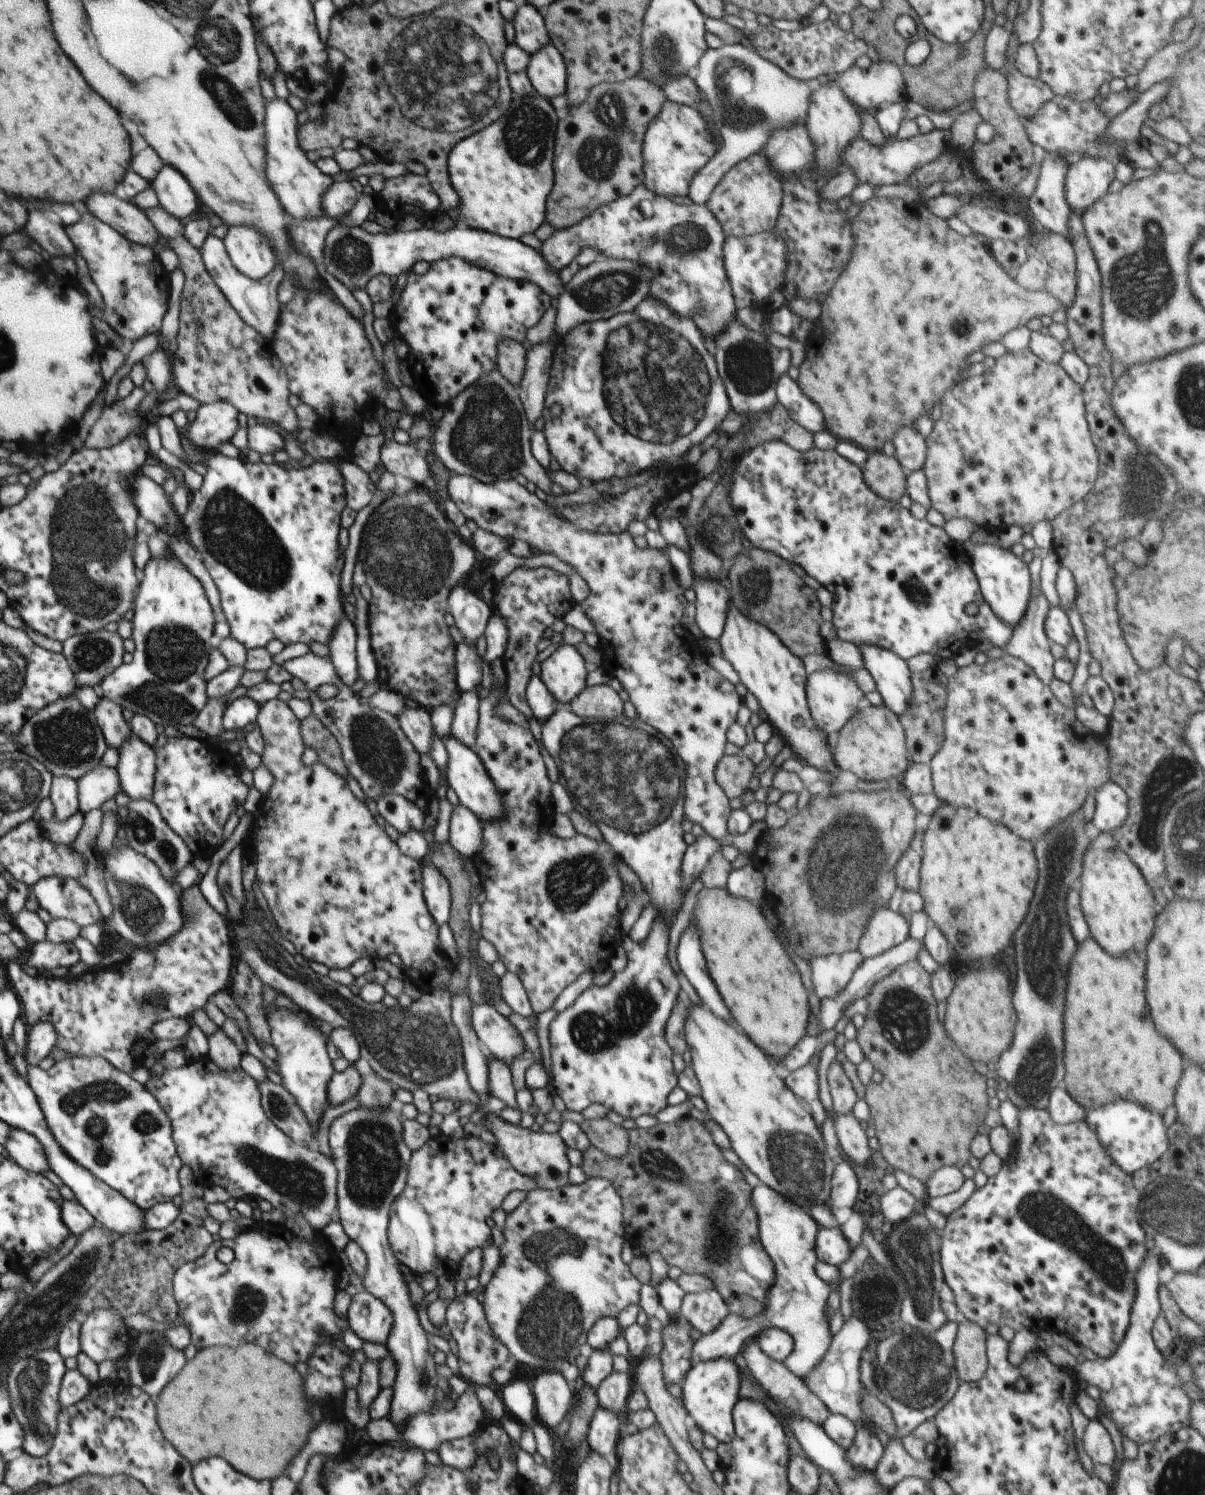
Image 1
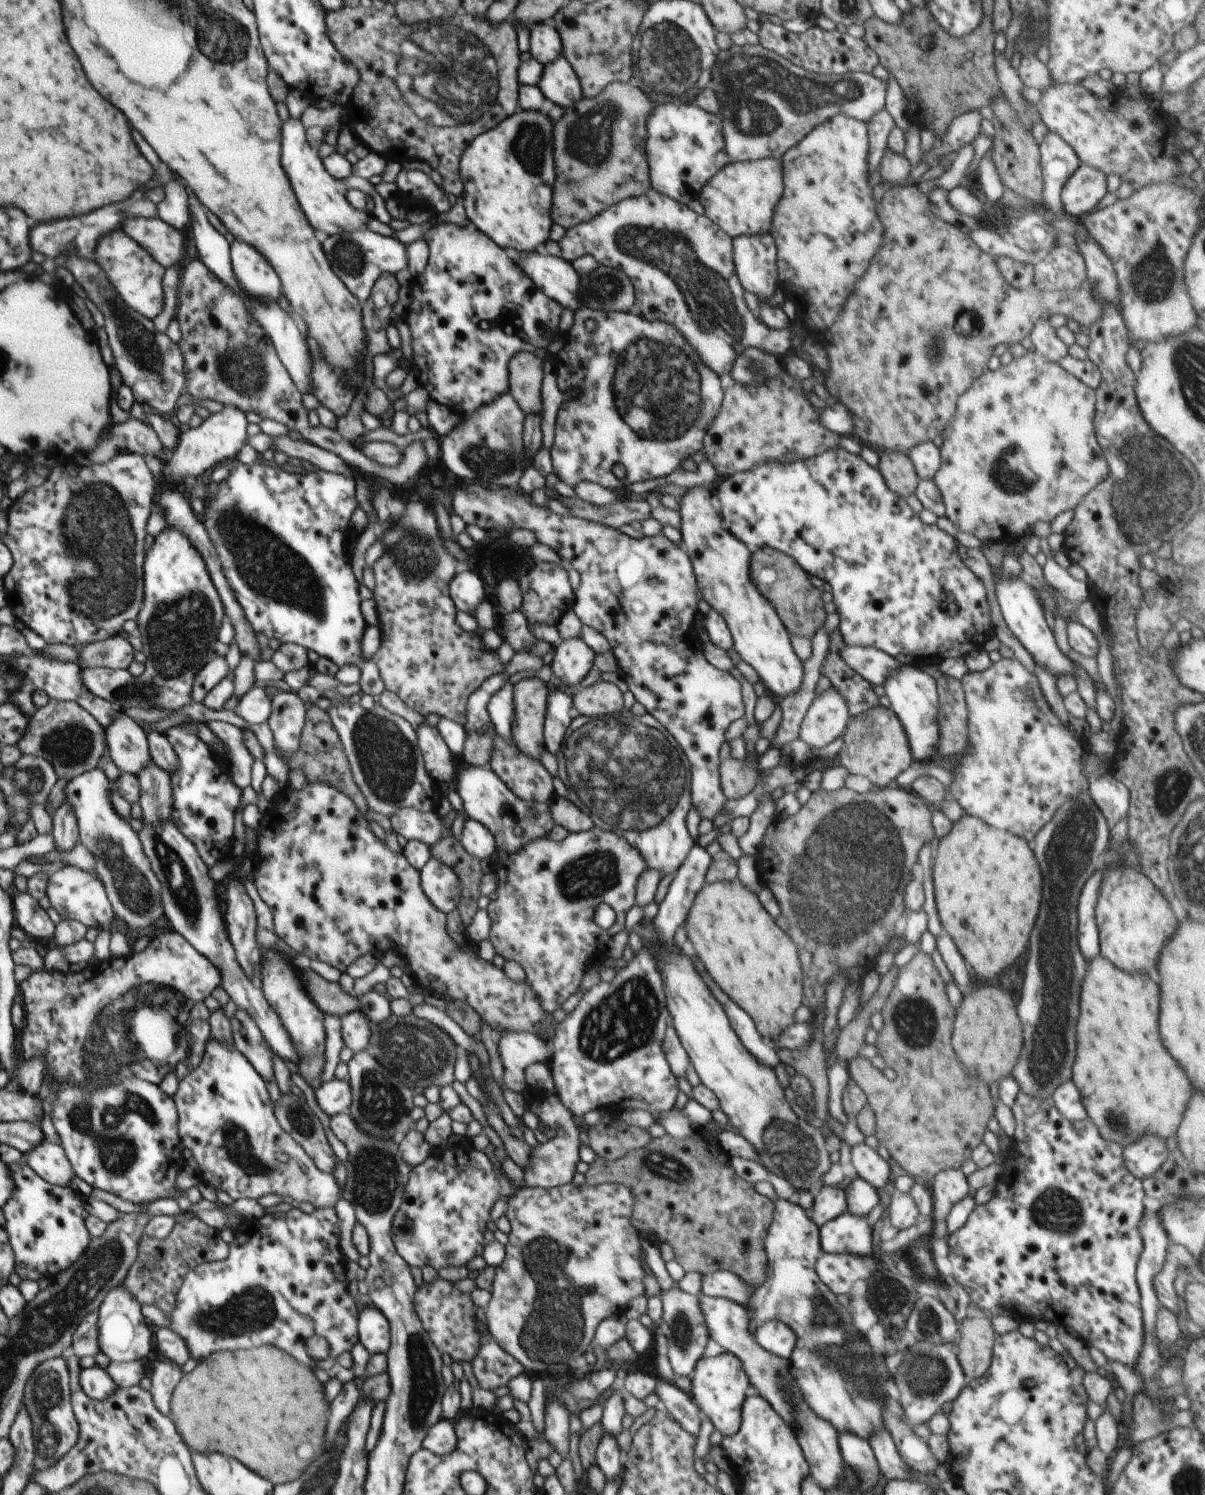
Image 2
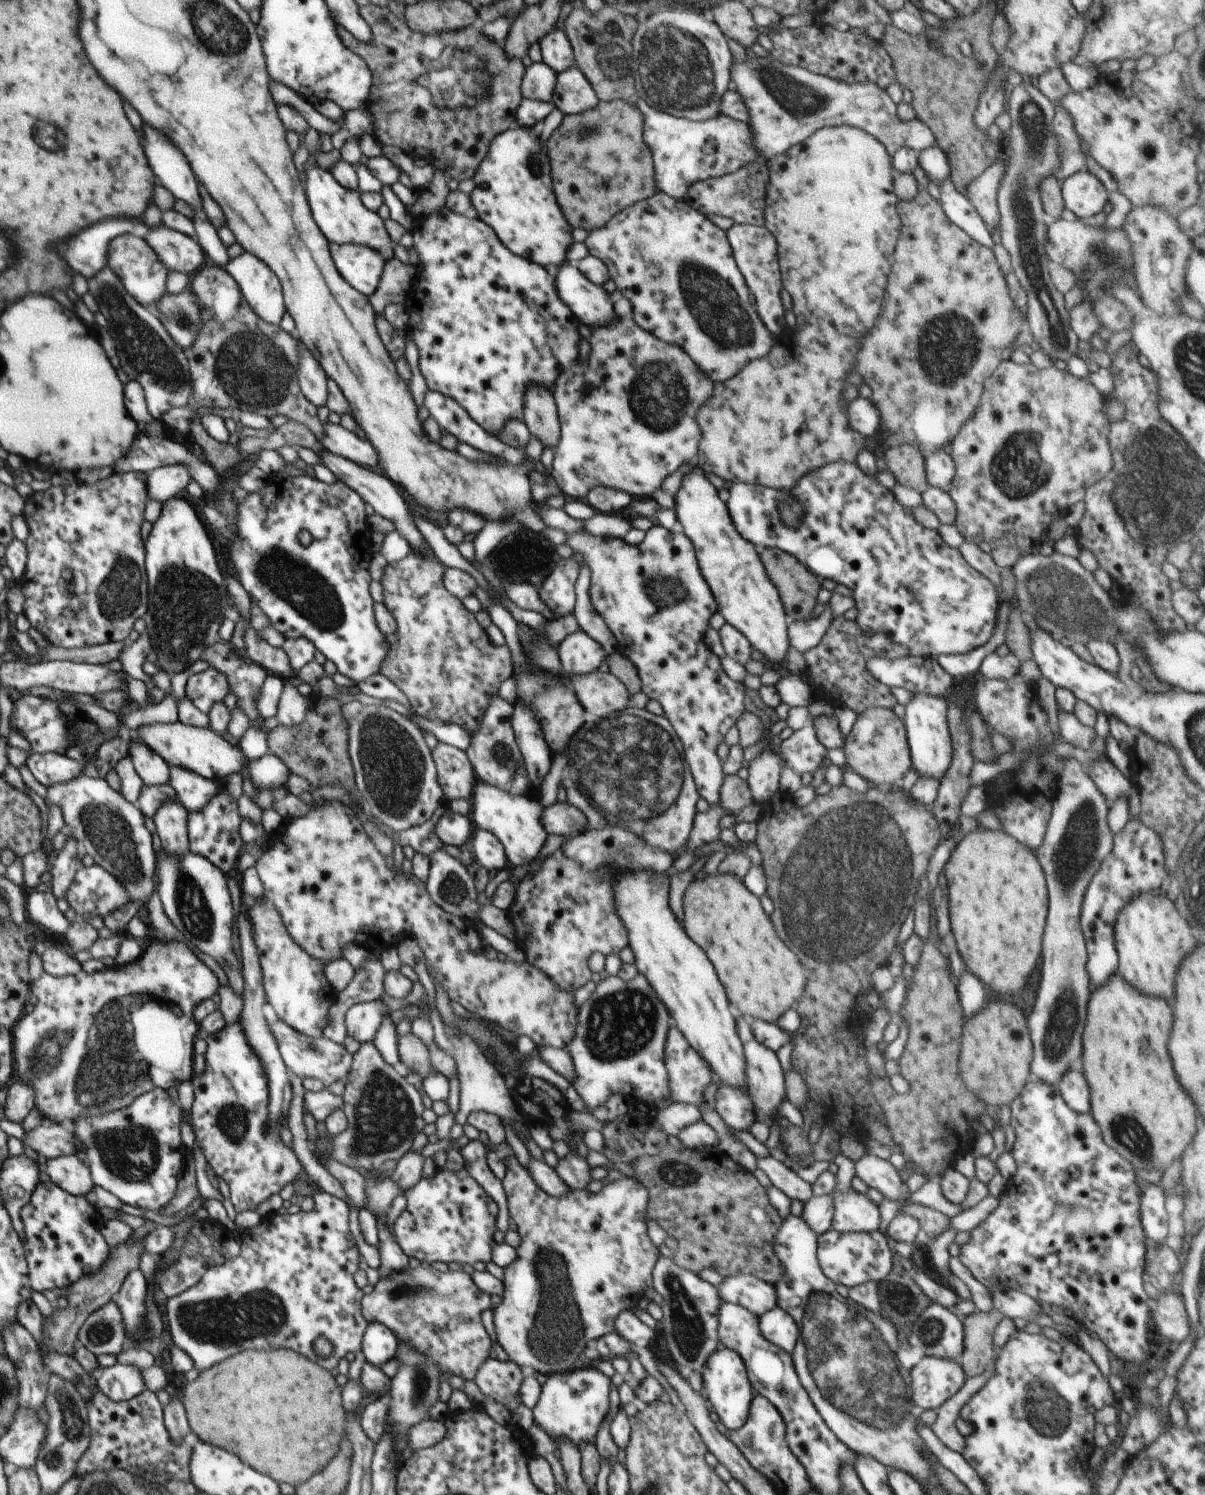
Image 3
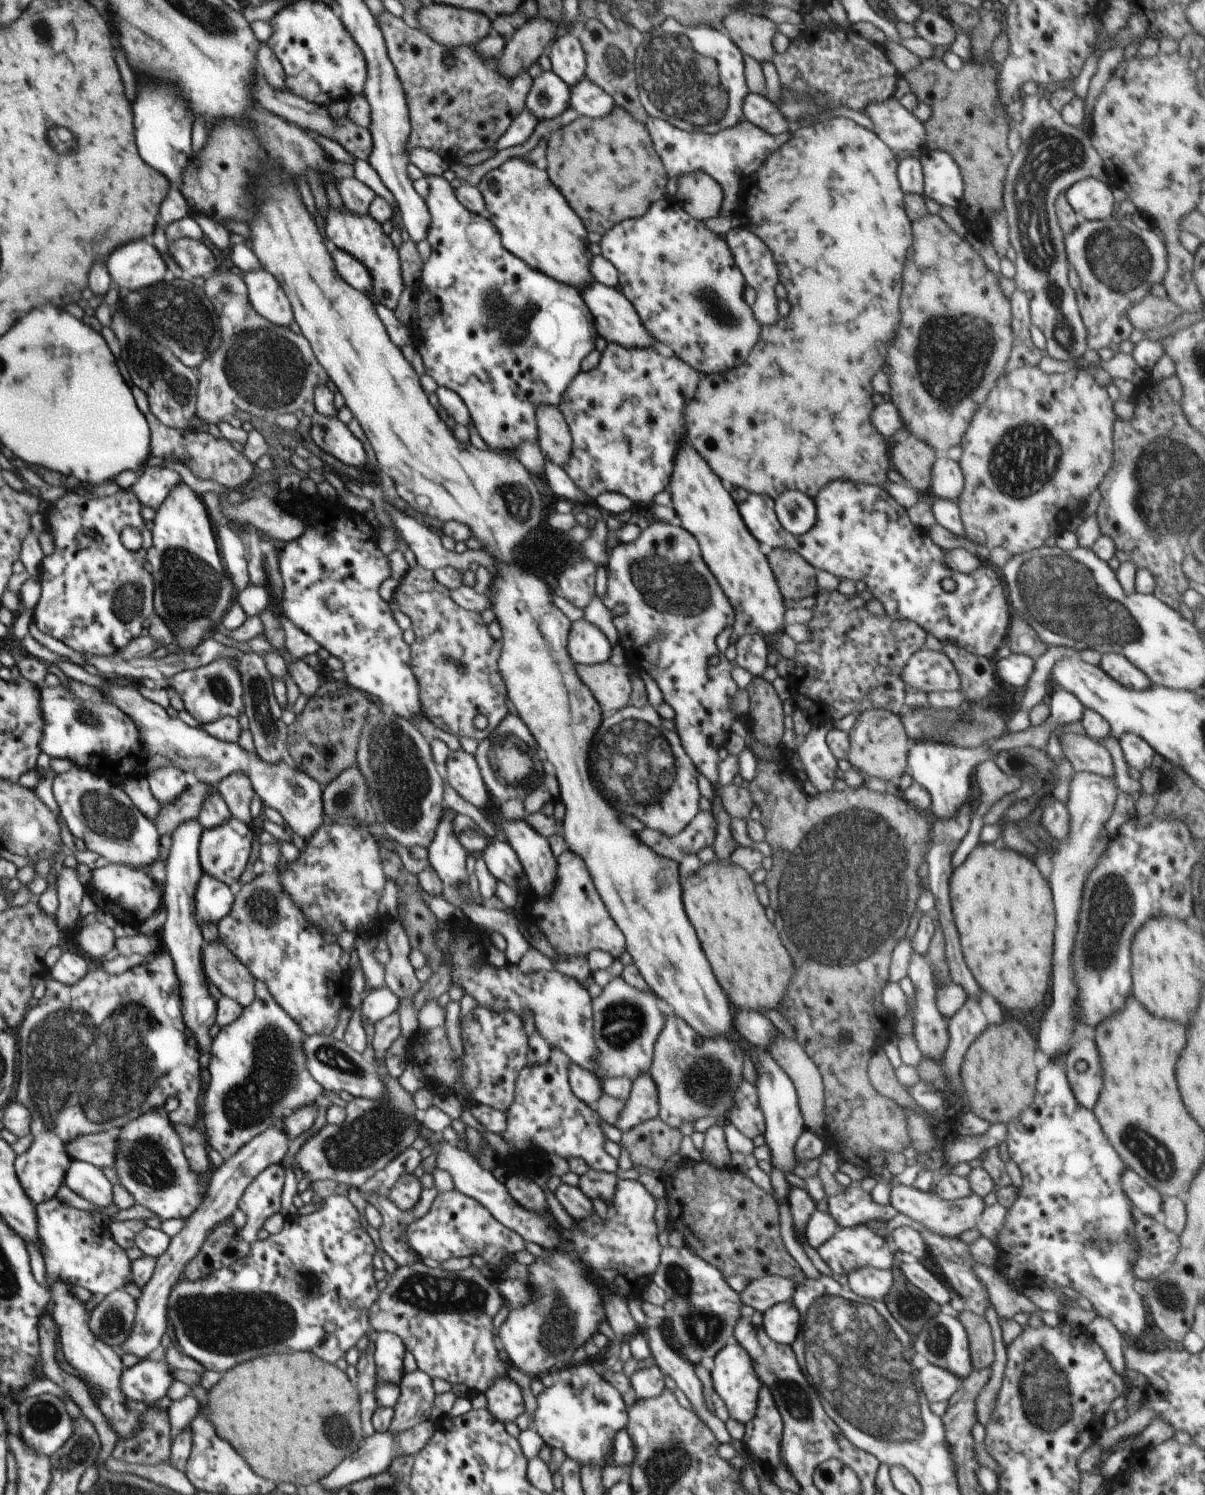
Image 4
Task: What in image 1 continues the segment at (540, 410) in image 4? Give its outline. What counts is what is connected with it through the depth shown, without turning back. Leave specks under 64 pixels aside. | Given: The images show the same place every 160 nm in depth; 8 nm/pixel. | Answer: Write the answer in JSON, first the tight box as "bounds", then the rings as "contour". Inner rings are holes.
{"bounds":[496,340,526,387],"contour":[[[500,340],[496,346],[498,352],[497,369],[514,386],[519,387],[526,368],[526,350],[516,340]]]}

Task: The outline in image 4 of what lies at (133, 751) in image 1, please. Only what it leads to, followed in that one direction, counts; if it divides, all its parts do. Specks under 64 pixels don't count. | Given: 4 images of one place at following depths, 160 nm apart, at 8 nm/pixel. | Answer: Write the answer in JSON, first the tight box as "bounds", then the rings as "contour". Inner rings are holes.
{"bounds":[159,819,217,1052],"contour":[[[196,819],[183,822],[173,833],[172,847],[165,860],[167,878],[163,886],[162,907],[166,907],[168,916],[166,922],[159,929],[161,944],[168,948],[175,966],[175,974],[180,983],[181,1013],[184,1024],[195,1039],[199,1052],[208,1052],[211,1049],[213,1038],[208,1033],[210,1027],[216,1023],[217,1001],[210,995],[208,984],[202,966],[202,945],[206,942],[202,937],[196,910],[196,891],[203,875],[199,859],[199,842],[203,833],[201,824]]]}

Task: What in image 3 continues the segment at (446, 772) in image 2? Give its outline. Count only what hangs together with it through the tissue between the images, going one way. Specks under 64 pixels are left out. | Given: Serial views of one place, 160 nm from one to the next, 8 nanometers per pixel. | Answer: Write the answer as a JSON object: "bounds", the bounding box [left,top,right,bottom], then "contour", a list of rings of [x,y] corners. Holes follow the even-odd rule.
{"bounds":[431,742,477,802],"contour":[[[439,742],[437,748],[431,753],[446,802],[455,798],[471,800],[477,778],[466,752]]]}

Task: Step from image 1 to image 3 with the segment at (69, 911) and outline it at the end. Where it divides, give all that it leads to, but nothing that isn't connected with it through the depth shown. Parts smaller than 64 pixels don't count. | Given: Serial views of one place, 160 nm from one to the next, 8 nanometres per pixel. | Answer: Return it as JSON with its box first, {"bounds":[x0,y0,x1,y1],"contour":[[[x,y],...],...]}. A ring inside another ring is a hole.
{"bounds":[65,865,131,918],"contour":[[[100,865],[83,866],[74,877],[65,899],[78,917],[91,912],[104,918],[107,914],[128,904],[131,898],[124,885]]]}

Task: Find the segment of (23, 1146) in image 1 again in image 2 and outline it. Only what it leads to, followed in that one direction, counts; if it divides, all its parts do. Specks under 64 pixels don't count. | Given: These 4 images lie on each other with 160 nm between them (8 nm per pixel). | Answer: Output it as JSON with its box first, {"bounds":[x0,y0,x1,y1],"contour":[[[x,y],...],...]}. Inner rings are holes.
{"bounds":[27,1140,75,1187],"contour":[[[44,1140],[27,1156],[28,1166],[46,1182],[59,1187],[69,1187],[75,1172],[66,1151],[58,1144]]]}

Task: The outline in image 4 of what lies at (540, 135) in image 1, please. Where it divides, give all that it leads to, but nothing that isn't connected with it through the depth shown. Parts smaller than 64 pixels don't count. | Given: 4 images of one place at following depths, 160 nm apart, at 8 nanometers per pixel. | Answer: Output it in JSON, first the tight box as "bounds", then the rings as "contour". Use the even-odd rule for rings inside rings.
{"bounds":[477,157,596,290],"contour":[[[525,157],[523,162],[514,158],[490,170],[482,177],[477,187],[491,214],[489,219],[500,232],[501,241],[506,250],[514,253],[514,256],[534,270],[539,270],[559,283],[576,287],[578,290],[585,289],[596,282],[590,270],[590,263],[594,256],[588,249],[589,230],[585,227],[581,216],[568,204],[562,191],[550,180],[547,171],[536,168],[534,163],[528,163]]]}

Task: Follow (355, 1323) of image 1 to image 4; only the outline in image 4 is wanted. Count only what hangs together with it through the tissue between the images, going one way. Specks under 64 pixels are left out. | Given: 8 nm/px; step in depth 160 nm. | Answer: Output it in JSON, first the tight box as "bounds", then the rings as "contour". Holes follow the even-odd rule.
{"bounds":[371,1331,408,1386],"contour":[[[390,1331],[374,1333],[371,1338],[375,1342],[375,1365],[377,1384],[400,1386],[405,1372],[404,1357],[408,1351],[403,1340]]]}

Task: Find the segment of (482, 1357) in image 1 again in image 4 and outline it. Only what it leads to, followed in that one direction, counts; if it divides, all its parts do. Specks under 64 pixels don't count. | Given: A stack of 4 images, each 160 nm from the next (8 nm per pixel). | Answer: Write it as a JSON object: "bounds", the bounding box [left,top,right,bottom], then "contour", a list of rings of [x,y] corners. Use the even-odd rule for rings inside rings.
{"bounds":[484,1375,525,1424],"contour":[[[503,1375],[495,1380],[484,1394],[487,1398],[487,1409],[502,1424],[515,1422],[525,1412],[522,1389],[509,1376]]]}

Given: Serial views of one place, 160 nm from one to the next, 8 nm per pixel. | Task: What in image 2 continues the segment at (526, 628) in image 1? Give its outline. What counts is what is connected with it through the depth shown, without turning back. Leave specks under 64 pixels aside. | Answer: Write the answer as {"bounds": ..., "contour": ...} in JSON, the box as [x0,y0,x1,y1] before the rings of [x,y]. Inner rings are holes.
{"bounds":[511,561,575,760],"contour":[[[540,561],[519,581],[523,594],[523,602],[520,611],[527,618],[528,626],[534,623],[546,623],[556,625],[559,618],[569,610],[573,610],[575,590],[569,581],[569,574],[564,567],[556,563]],[[539,678],[522,679],[513,686],[514,720],[511,738],[526,756],[540,760],[545,748],[545,723],[548,688]]]}

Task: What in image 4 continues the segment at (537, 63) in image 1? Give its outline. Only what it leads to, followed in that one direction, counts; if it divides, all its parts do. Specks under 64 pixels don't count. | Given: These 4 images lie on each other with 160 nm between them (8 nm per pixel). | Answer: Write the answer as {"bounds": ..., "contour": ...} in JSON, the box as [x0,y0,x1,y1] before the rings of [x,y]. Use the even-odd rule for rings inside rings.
{"bounds":[569,78,618,119],"contour":[[[586,78],[571,88],[569,106],[588,119],[604,119],[618,108],[612,95]]]}

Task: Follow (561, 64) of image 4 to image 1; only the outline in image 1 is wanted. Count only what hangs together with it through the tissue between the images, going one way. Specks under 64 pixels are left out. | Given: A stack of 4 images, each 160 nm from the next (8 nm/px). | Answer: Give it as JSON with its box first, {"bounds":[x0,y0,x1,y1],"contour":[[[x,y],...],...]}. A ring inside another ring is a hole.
{"bounds":[513,5,550,55],"contour":[[[528,5],[520,7],[513,23],[515,28],[515,44],[528,55],[538,52],[550,43],[543,11]]]}

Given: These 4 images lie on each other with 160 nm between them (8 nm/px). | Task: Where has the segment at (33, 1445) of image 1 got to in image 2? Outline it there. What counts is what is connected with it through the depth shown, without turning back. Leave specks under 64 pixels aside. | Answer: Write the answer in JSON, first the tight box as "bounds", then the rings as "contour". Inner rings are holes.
{"bounds":[23,1357,79,1471],"contour":[[[65,1357],[48,1359],[35,1368],[24,1387],[23,1404],[30,1413],[35,1444],[34,1466],[43,1471],[56,1464],[79,1439],[79,1424],[71,1403],[73,1381]]]}

